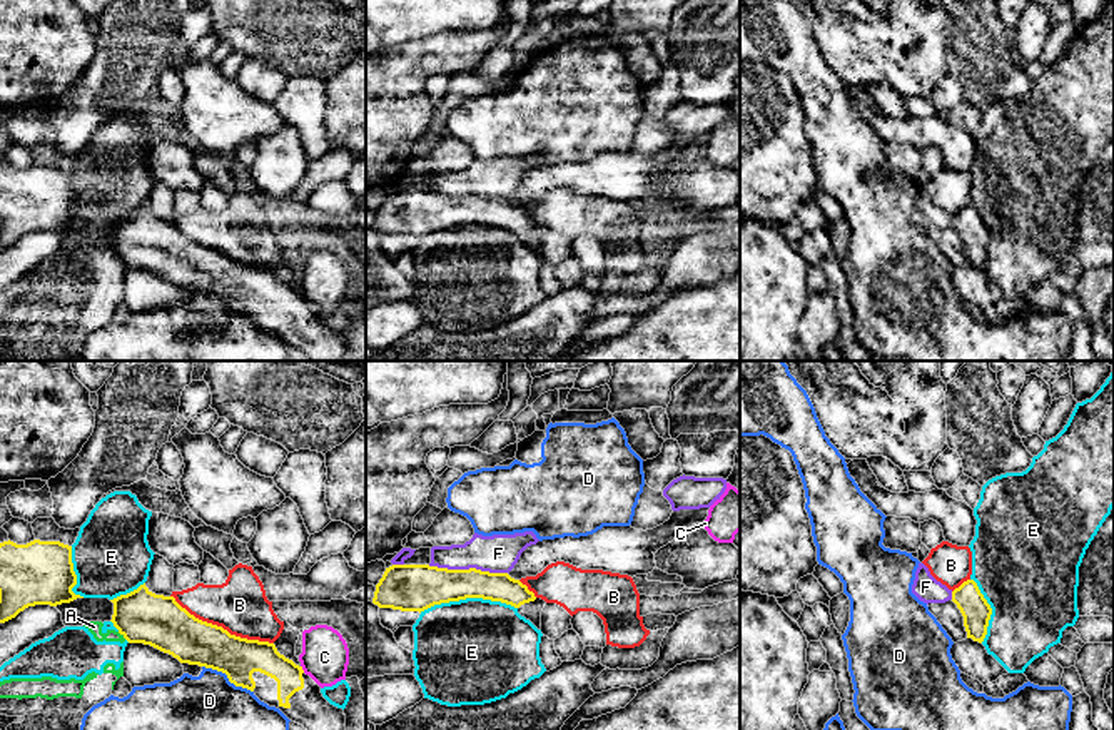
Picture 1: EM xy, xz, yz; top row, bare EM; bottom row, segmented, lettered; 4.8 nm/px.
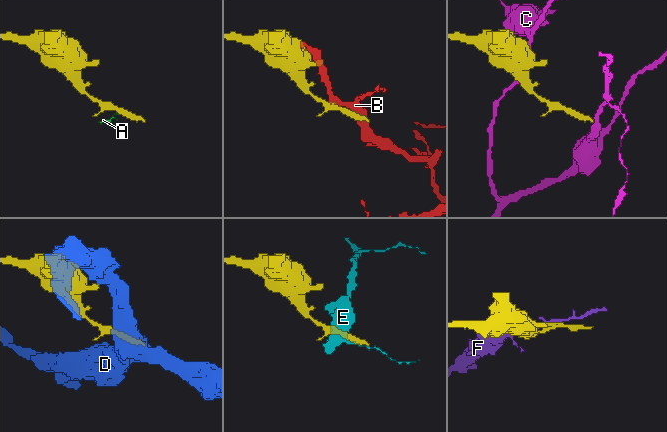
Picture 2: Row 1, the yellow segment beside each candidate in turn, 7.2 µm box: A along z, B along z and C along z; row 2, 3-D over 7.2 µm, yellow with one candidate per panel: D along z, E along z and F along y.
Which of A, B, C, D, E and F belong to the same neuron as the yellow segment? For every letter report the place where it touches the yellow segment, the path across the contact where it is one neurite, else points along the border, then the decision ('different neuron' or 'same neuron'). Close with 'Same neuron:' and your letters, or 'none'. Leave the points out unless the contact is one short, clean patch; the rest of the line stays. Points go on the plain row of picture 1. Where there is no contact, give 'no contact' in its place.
A: meets yellow in xy at (122, 259); border along xy (117, 258), (126, 264); different neuron
B: meets yellow in xy at (221, 253); different neuron
C: meets yellow in xy at (301, 294); different neuron
D: meets yellow in xy at (227, 303); different neuron
E: meets yellow in xz at (468, 223); different neuron
F: meets yellow in xz at (470, 194); different neuron
Same neuron: none

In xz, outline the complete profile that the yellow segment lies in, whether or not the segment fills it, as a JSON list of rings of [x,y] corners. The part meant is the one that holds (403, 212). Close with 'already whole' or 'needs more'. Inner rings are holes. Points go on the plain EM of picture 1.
[[[392,190],[376,210],[372,229],[379,234],[421,239],[434,231],[466,224],[501,227],[514,234],[536,226],[526,210],[508,199]]] | already whole

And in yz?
[[[974,205],[964,207],[952,217],[952,227],[964,242],[967,264],[982,269],[987,261],[992,234]]] | already whole

